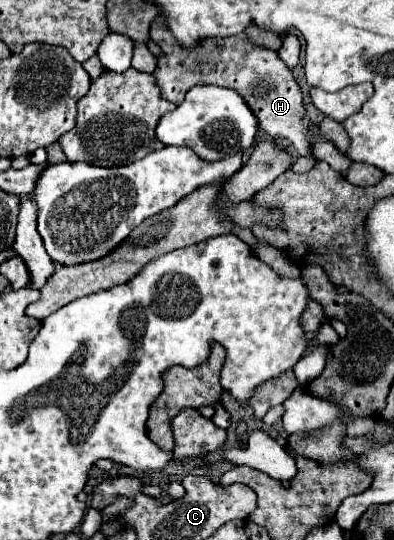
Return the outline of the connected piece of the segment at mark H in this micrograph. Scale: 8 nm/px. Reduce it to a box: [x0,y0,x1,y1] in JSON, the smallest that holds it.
[150,16,312,156]

